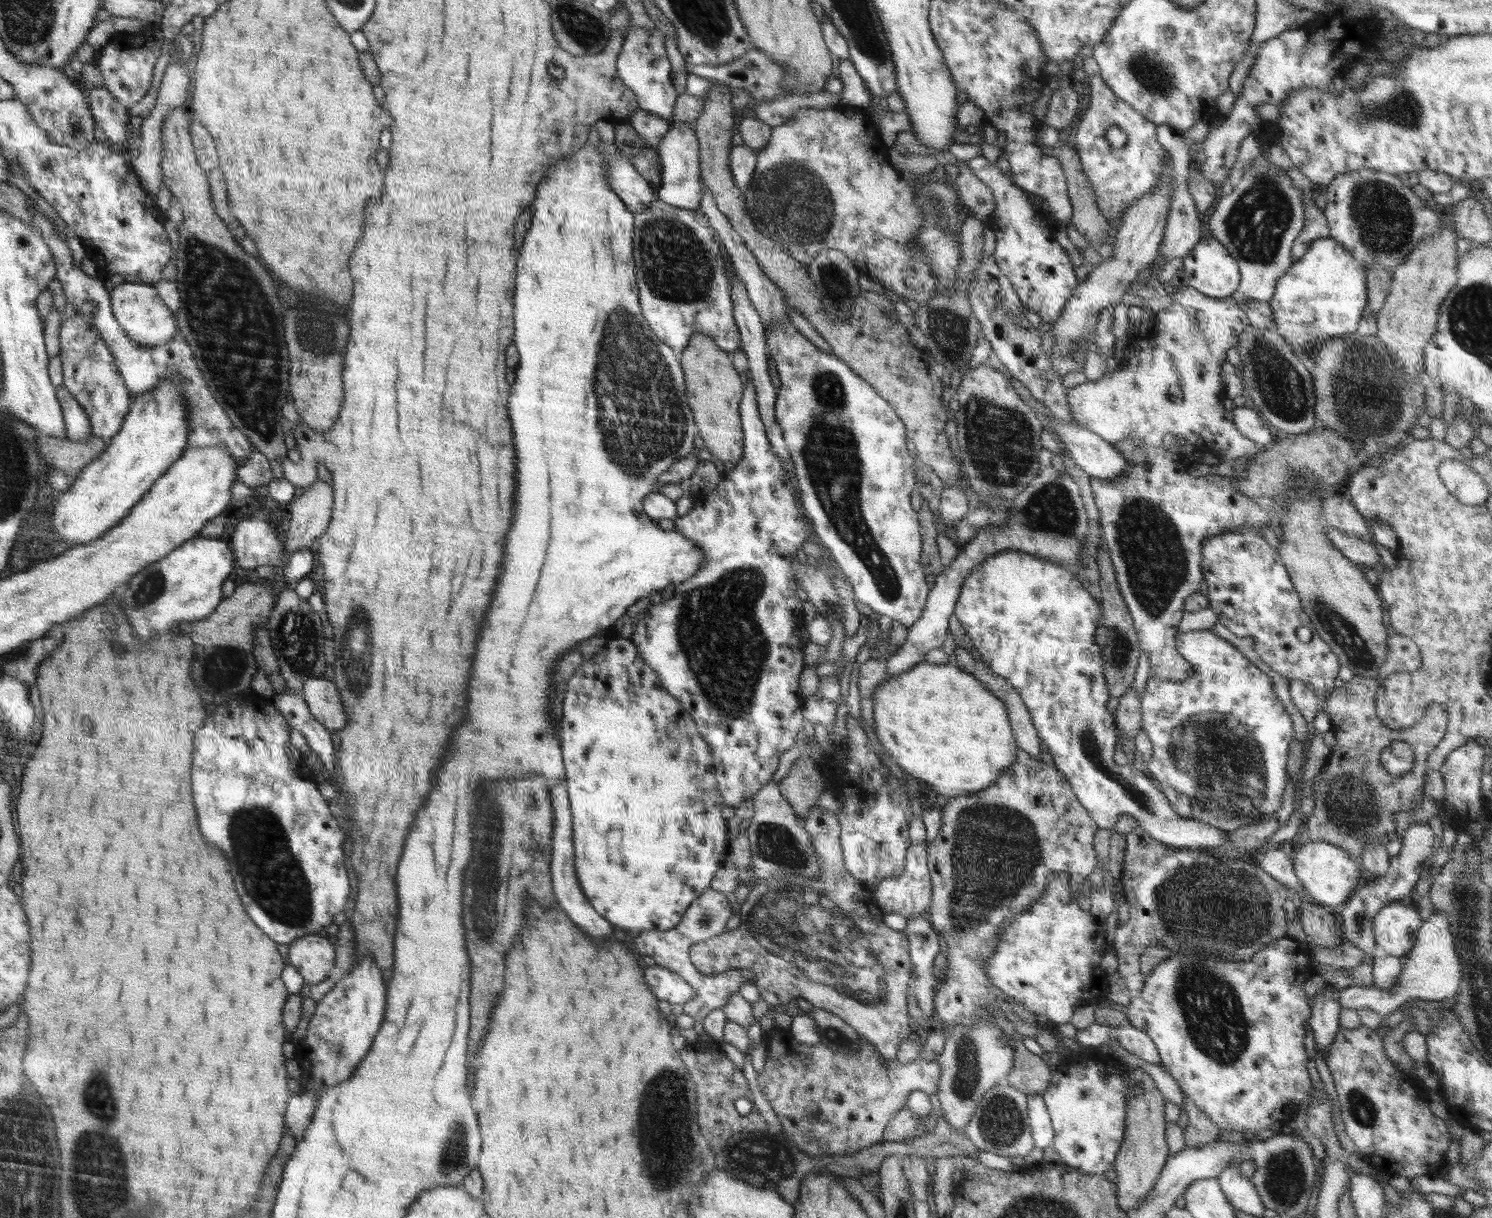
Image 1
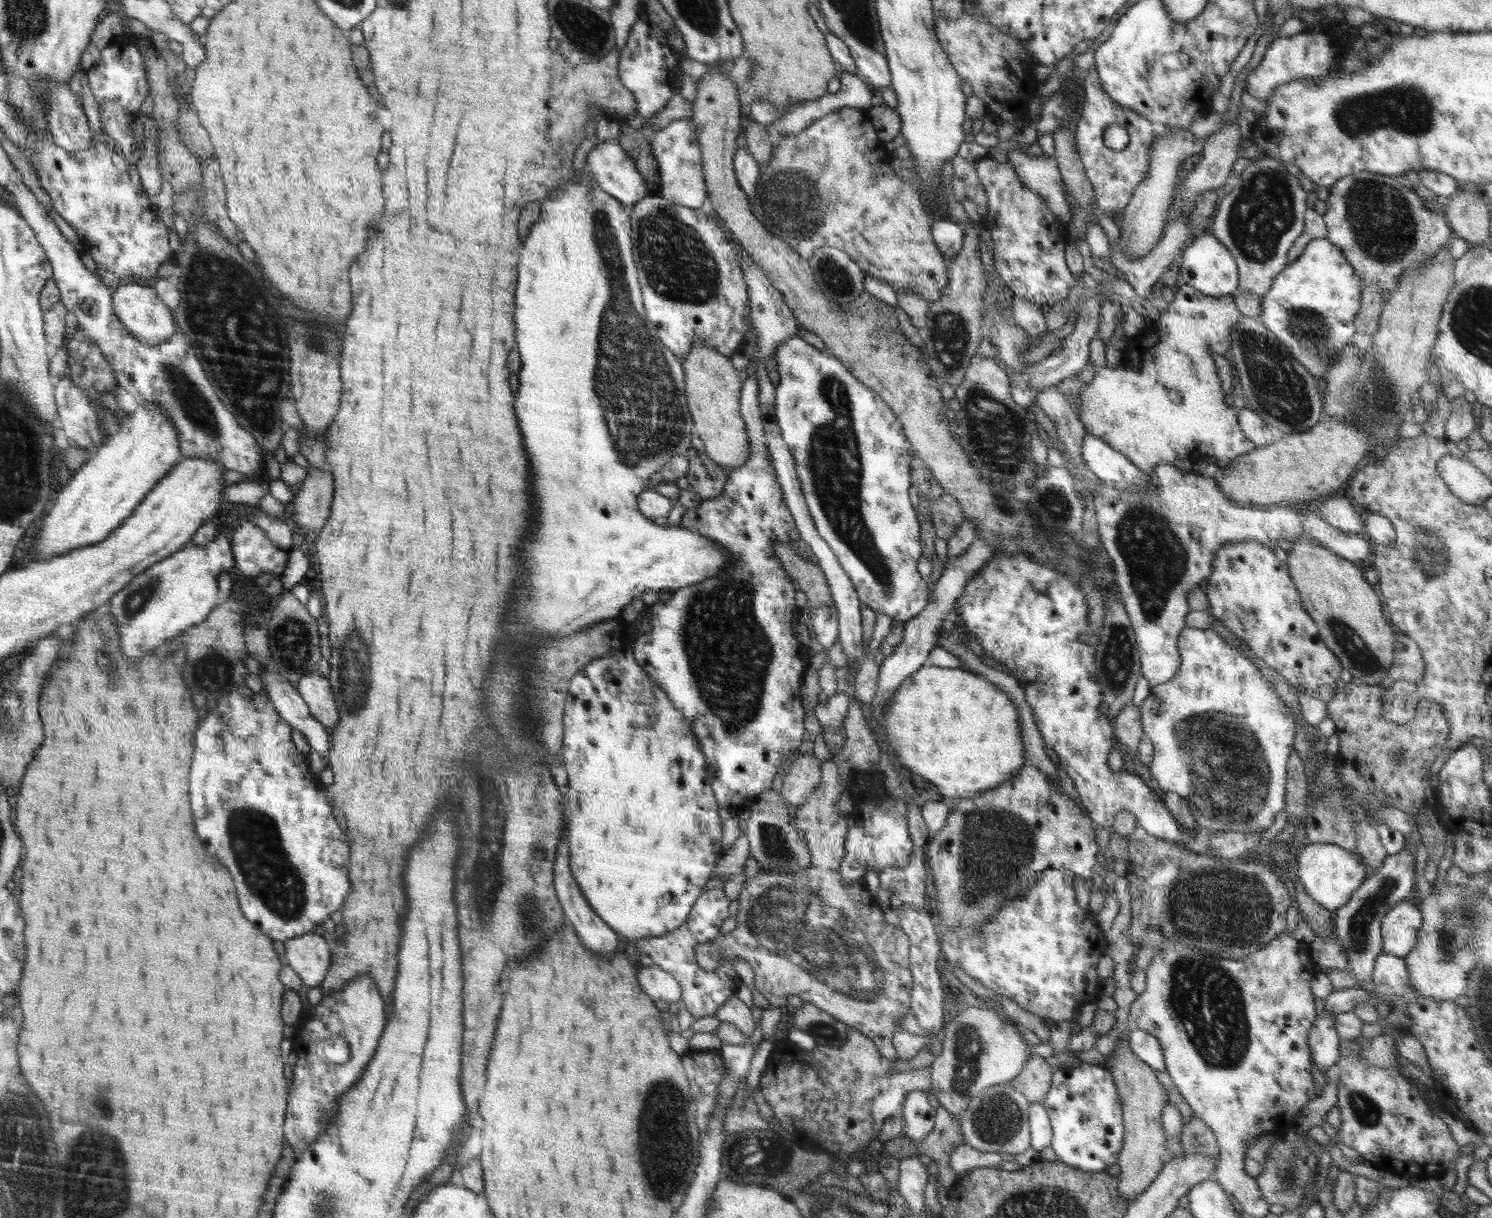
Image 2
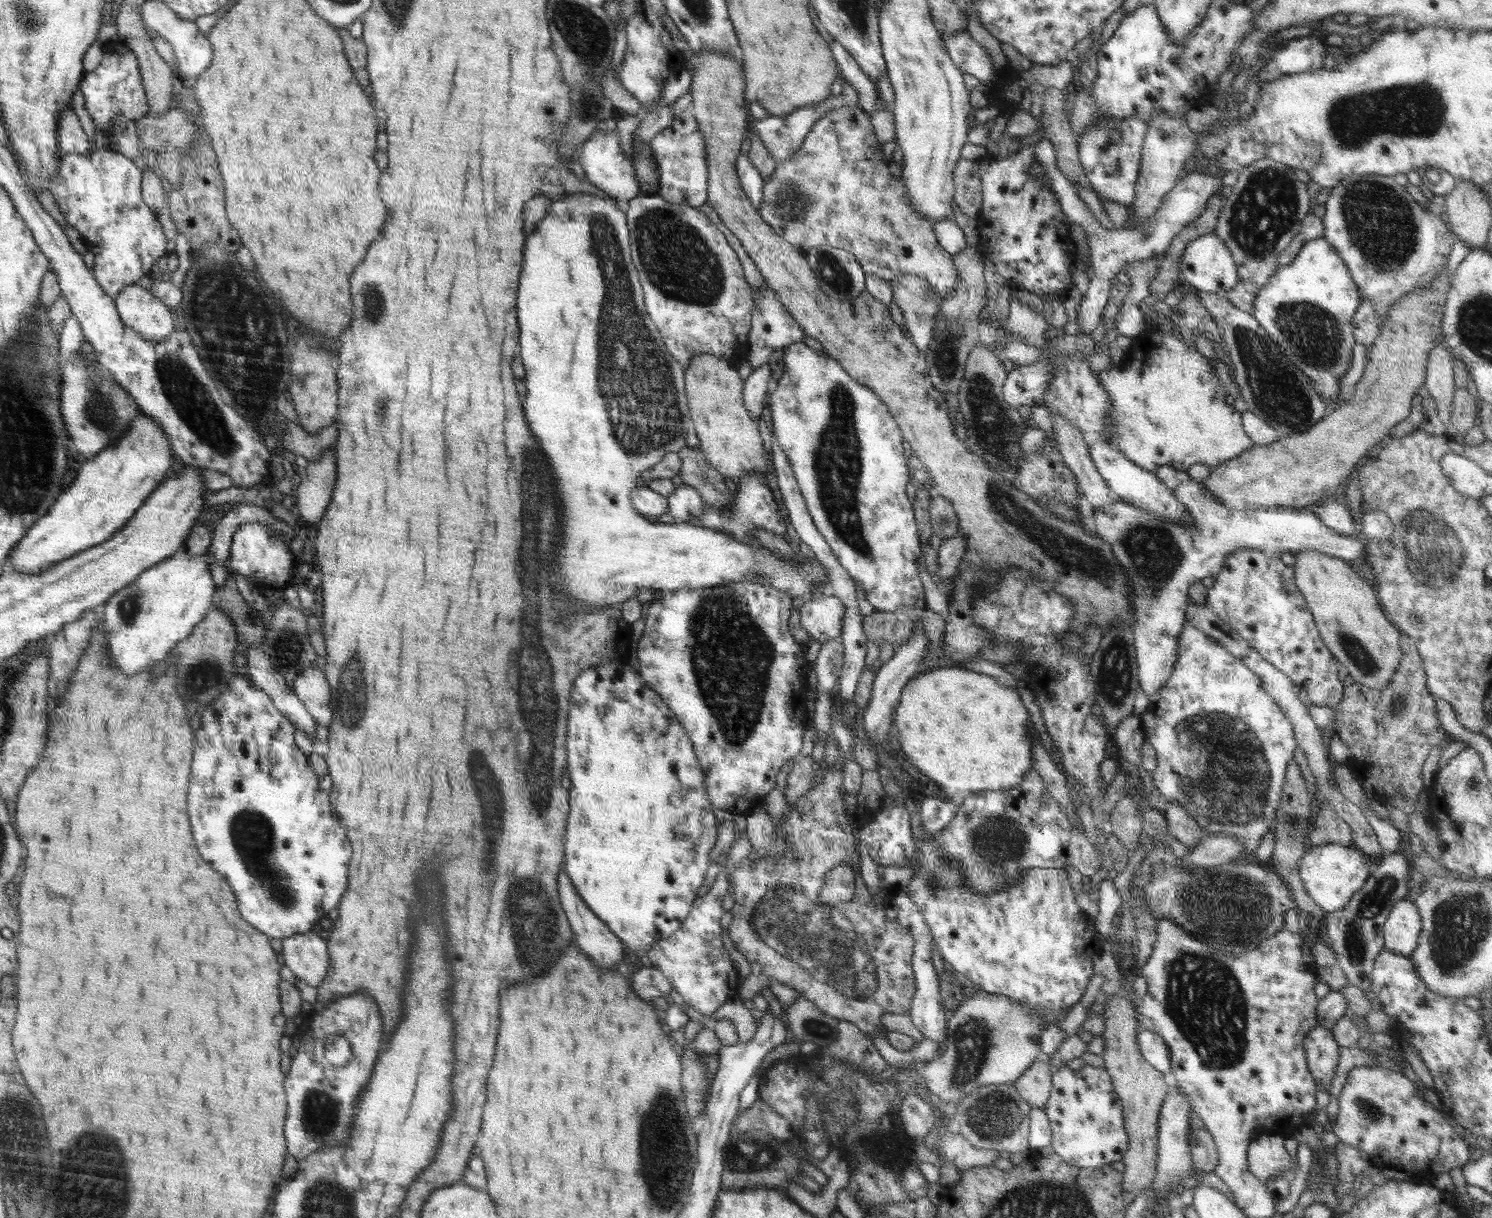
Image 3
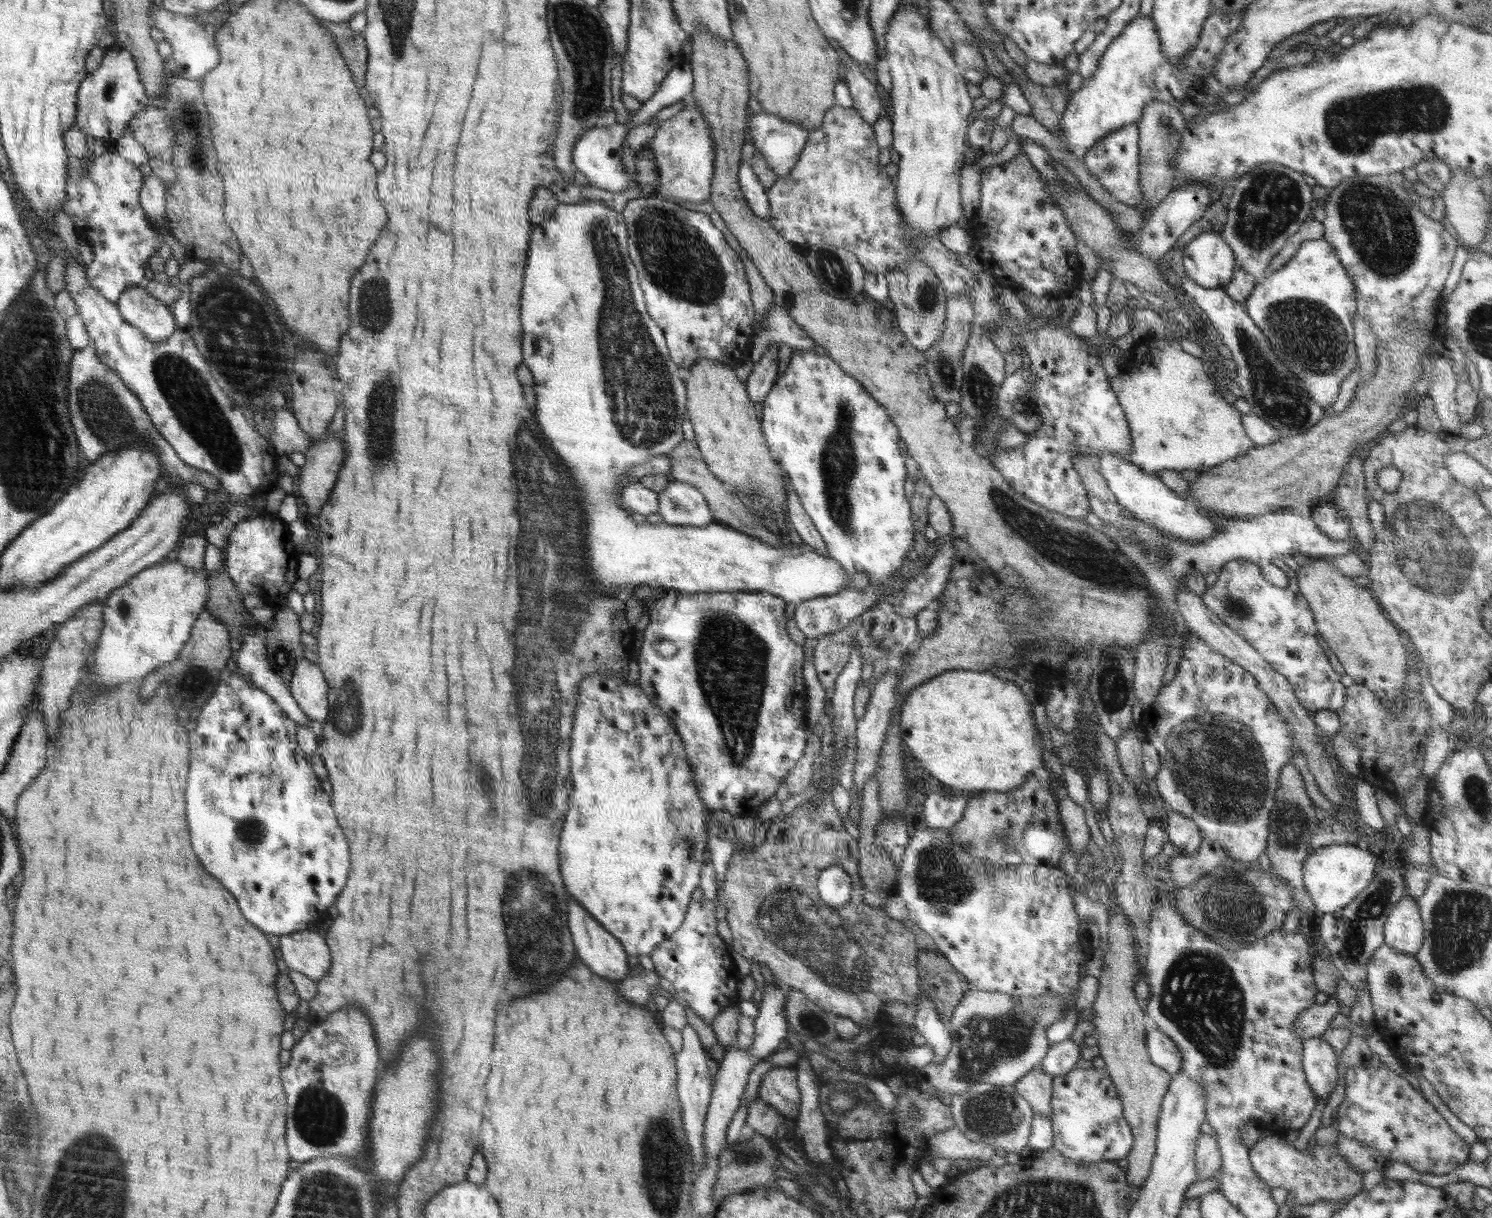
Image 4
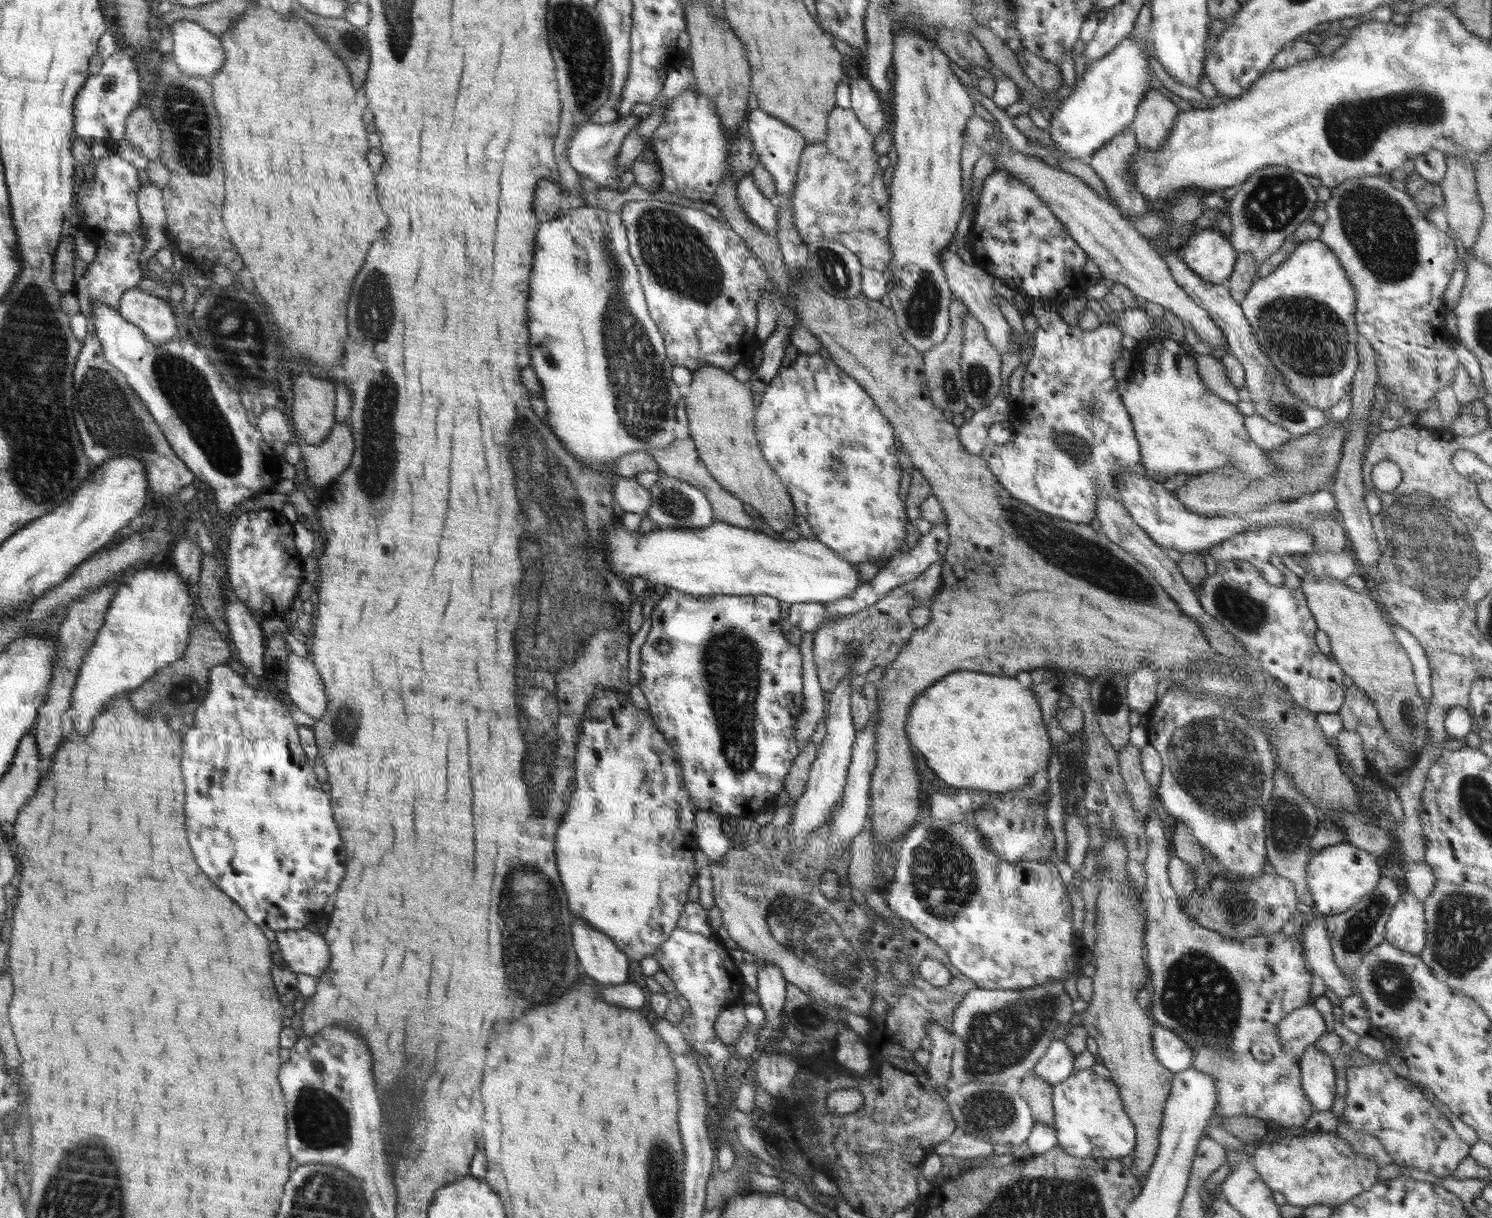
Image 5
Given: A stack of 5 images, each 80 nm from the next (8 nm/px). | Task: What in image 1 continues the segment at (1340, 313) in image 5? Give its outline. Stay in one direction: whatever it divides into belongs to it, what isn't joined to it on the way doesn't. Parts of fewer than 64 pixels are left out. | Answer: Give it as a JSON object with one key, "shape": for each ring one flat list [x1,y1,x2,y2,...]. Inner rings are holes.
{"shape":[[1332,237,1315,240,1306,254,1293,261,1279,278,1269,305,1273,310,1276,332,1289,344,1297,358,1305,365,1312,363,1315,346,1328,337,1353,333,1360,324,1367,307,1365,269]]}

